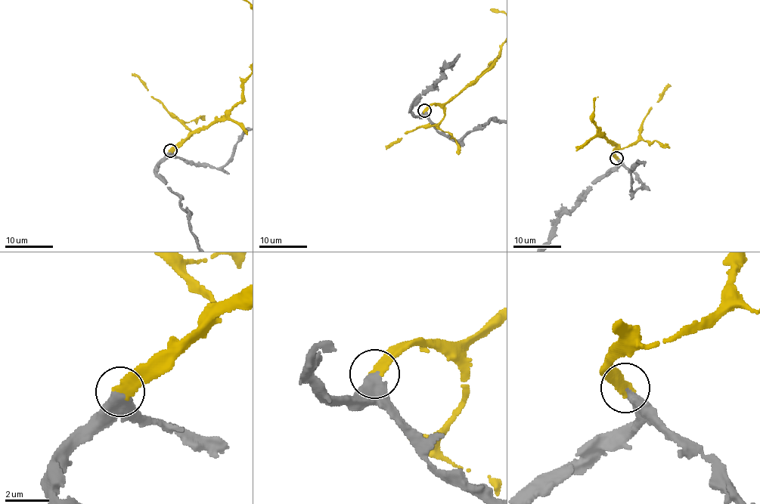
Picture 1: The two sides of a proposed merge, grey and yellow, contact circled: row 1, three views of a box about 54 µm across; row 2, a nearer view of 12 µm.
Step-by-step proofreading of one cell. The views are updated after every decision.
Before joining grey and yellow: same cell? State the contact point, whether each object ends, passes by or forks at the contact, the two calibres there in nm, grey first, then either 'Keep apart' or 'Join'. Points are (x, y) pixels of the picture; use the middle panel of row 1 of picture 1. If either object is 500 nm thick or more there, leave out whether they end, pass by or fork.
Place: (424, 110). Thickness 500 nm (grey) against 400 nm. Join

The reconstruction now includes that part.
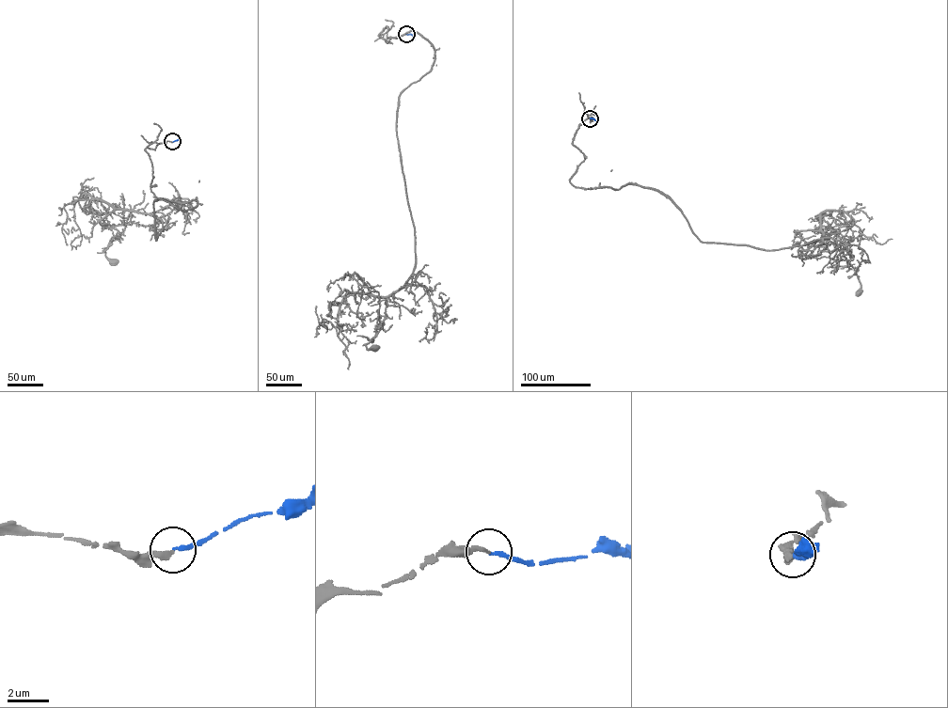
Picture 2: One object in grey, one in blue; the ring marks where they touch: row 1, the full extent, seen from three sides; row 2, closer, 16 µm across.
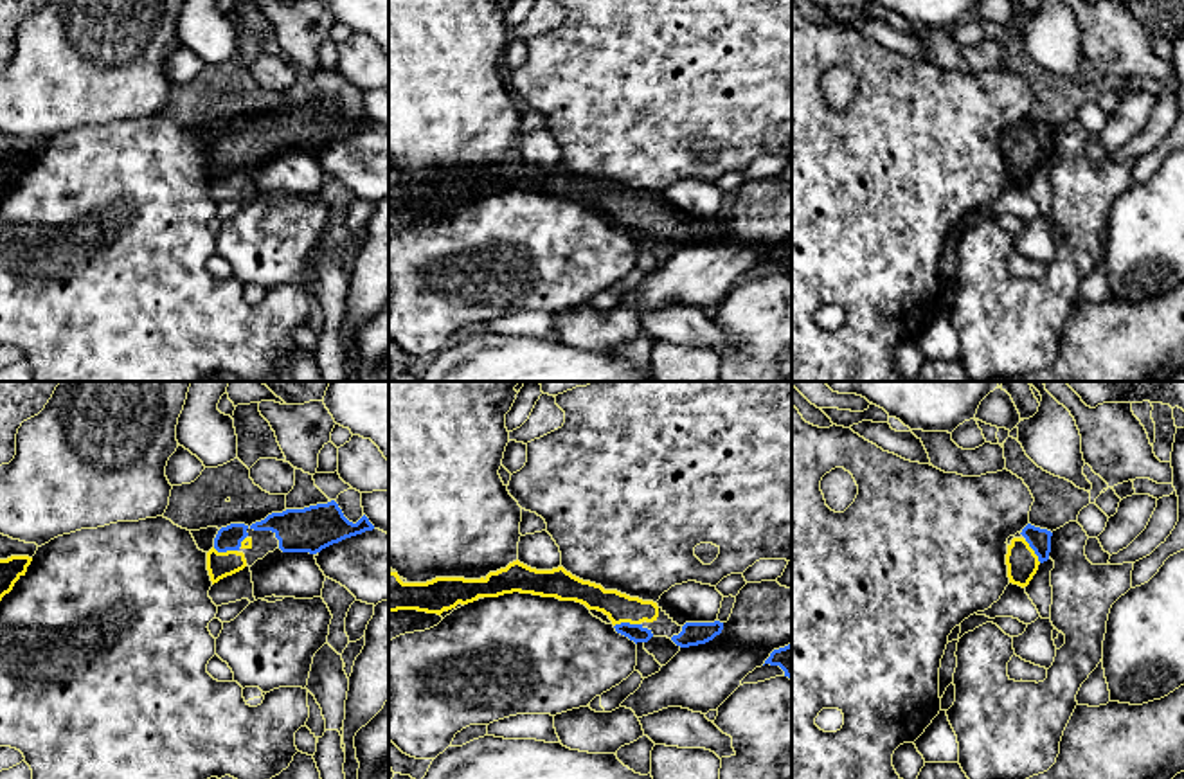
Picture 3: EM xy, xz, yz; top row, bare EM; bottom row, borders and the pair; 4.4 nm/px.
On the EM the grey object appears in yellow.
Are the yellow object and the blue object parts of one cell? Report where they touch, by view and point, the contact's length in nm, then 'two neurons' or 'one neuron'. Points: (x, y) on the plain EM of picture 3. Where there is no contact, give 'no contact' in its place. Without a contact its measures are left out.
xz (627, 218) | 120 nm | one neuron

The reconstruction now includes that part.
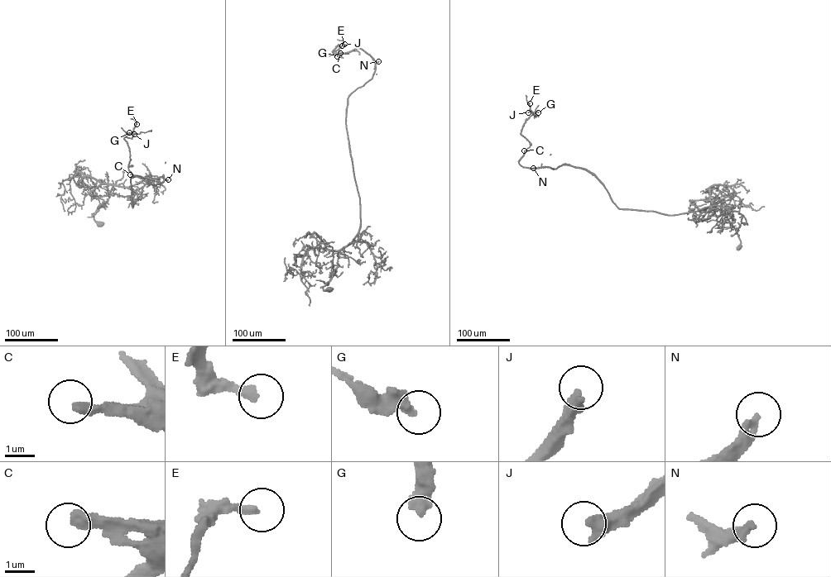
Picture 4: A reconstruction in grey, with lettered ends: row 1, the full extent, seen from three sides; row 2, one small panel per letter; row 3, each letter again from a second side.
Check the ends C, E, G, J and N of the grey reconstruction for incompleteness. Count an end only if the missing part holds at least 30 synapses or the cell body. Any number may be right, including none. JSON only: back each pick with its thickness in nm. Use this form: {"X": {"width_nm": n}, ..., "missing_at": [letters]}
{"C": {"width_nm": 360}, "N": {"width_nm": 320}, "missing_at": ["C", "N"]}

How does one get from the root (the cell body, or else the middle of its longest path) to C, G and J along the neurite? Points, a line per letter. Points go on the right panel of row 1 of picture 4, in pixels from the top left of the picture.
C: (738, 248), (737, 231), (714, 205), (672, 215), (619, 209), (589, 172), (522, 166), (524, 150)
G: (738, 248), (714, 205), (672, 215), (621, 209), (582, 168), (521, 166), (530, 143), (521, 130), (538, 112)
J: (738, 248), (714, 205), (672, 215), (621, 209), (582, 168), (521, 166), (528, 112)

